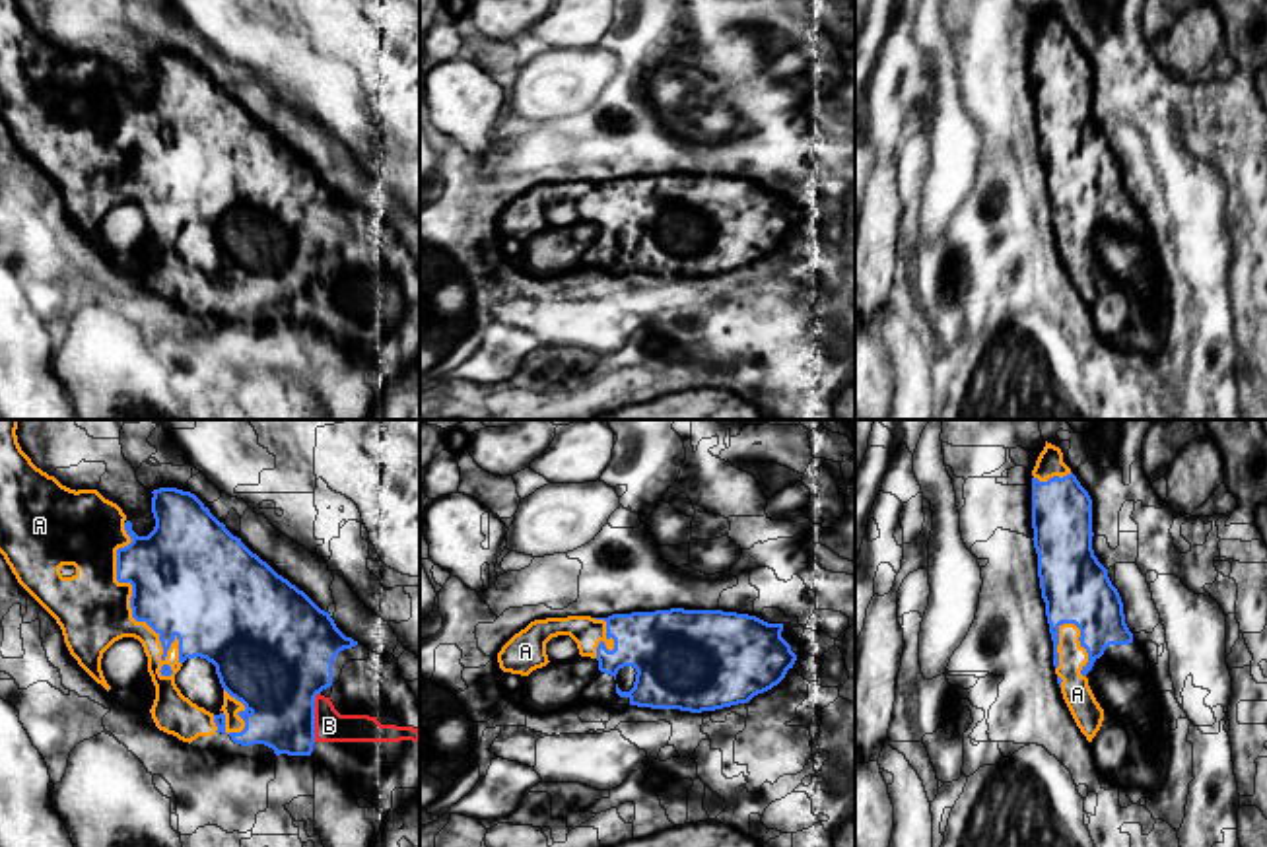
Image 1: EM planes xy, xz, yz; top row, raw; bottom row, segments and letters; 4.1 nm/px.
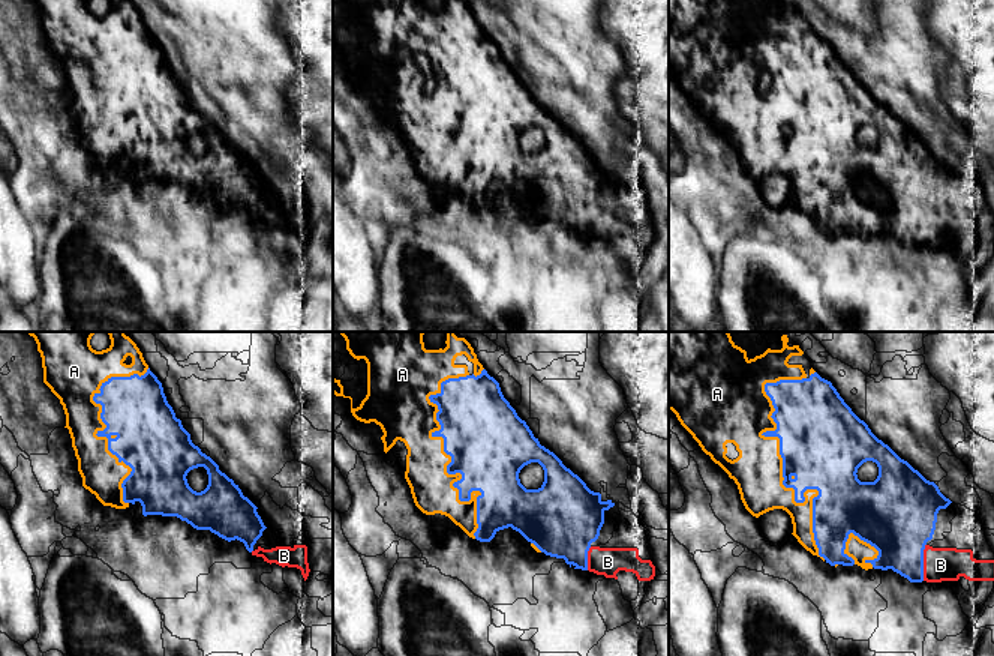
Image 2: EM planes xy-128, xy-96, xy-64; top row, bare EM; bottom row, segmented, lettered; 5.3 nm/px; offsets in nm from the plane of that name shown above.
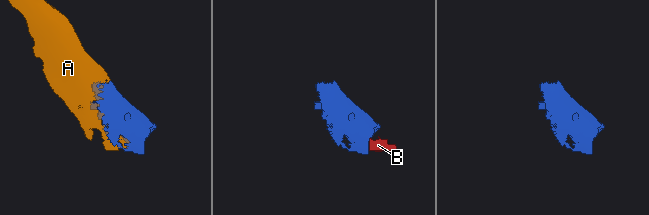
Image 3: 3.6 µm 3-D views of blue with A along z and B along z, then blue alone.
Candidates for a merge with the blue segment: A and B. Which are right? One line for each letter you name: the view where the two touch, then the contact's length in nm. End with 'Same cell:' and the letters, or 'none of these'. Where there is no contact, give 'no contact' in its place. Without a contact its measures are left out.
A: contact in xy; length 650 nm
B: contact in xy; length 200 nm
Same cell: A, B

